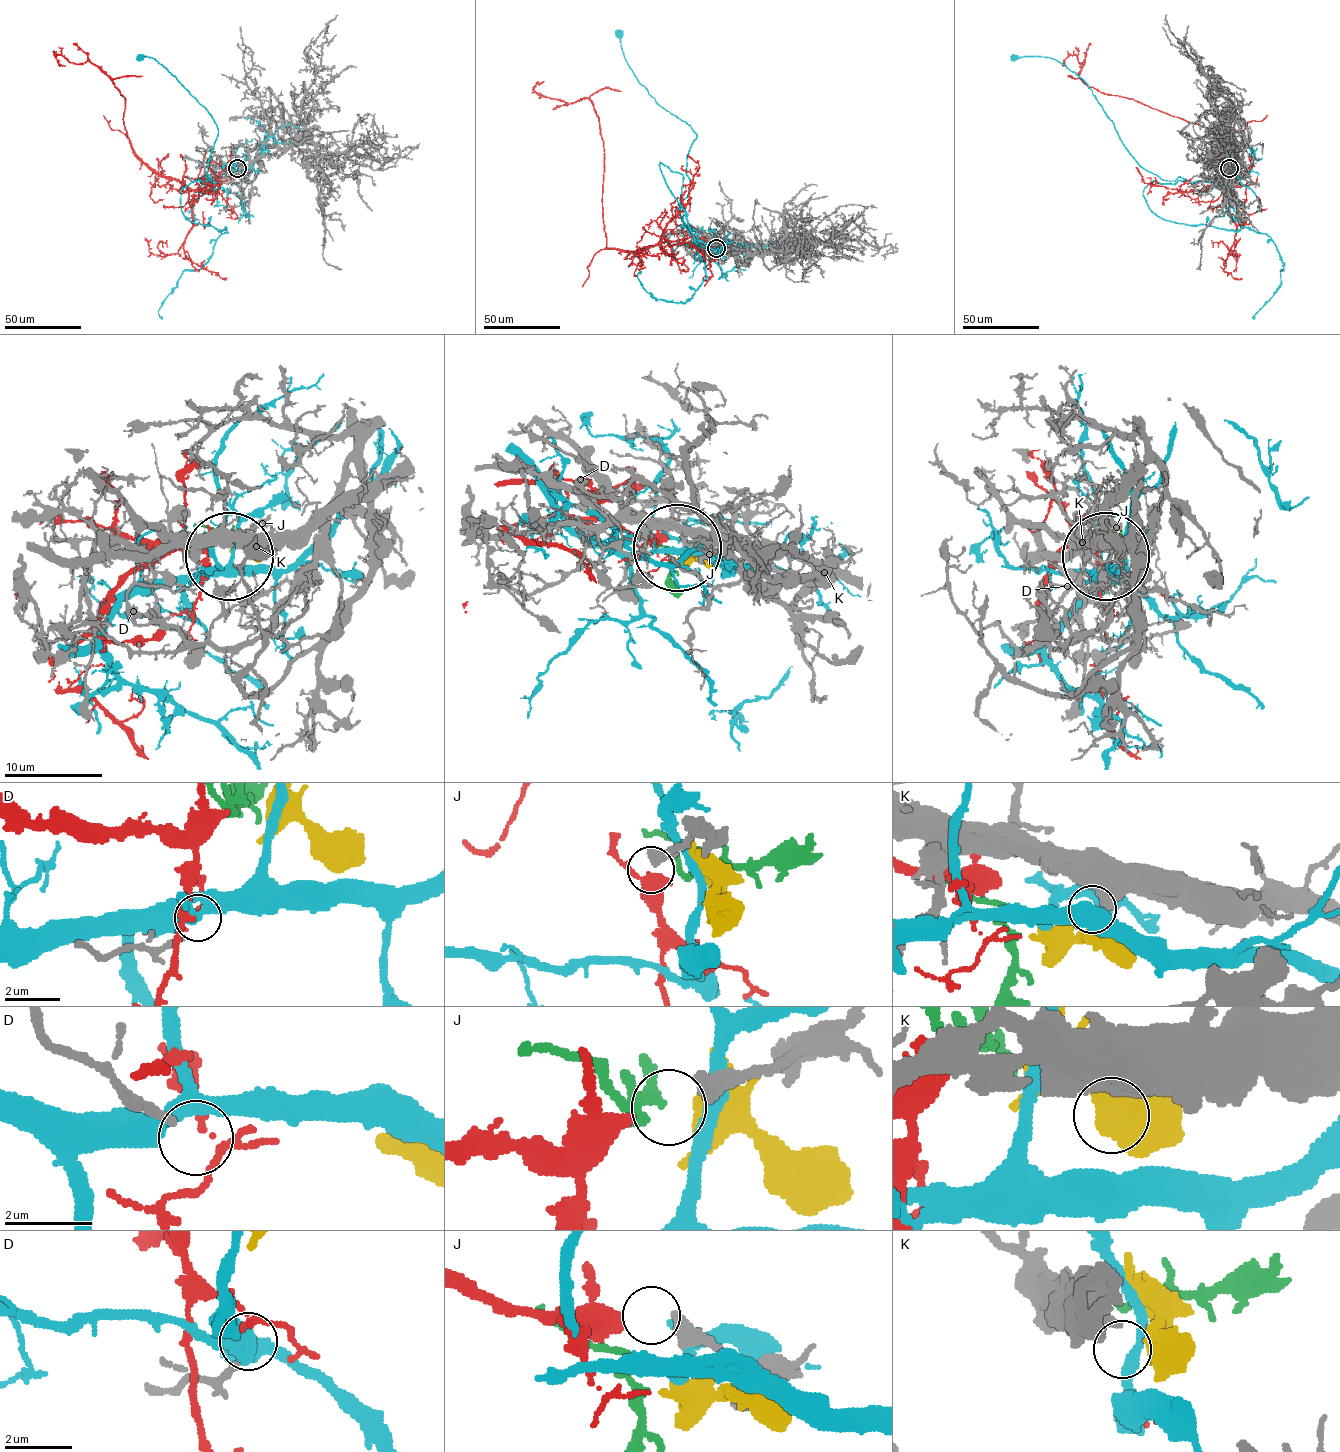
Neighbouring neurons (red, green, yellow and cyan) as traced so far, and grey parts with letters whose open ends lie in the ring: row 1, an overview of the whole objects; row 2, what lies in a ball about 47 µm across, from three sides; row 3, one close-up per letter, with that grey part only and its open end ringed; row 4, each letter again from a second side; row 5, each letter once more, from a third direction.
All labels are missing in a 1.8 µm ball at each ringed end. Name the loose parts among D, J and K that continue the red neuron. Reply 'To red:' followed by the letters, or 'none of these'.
To red: J

